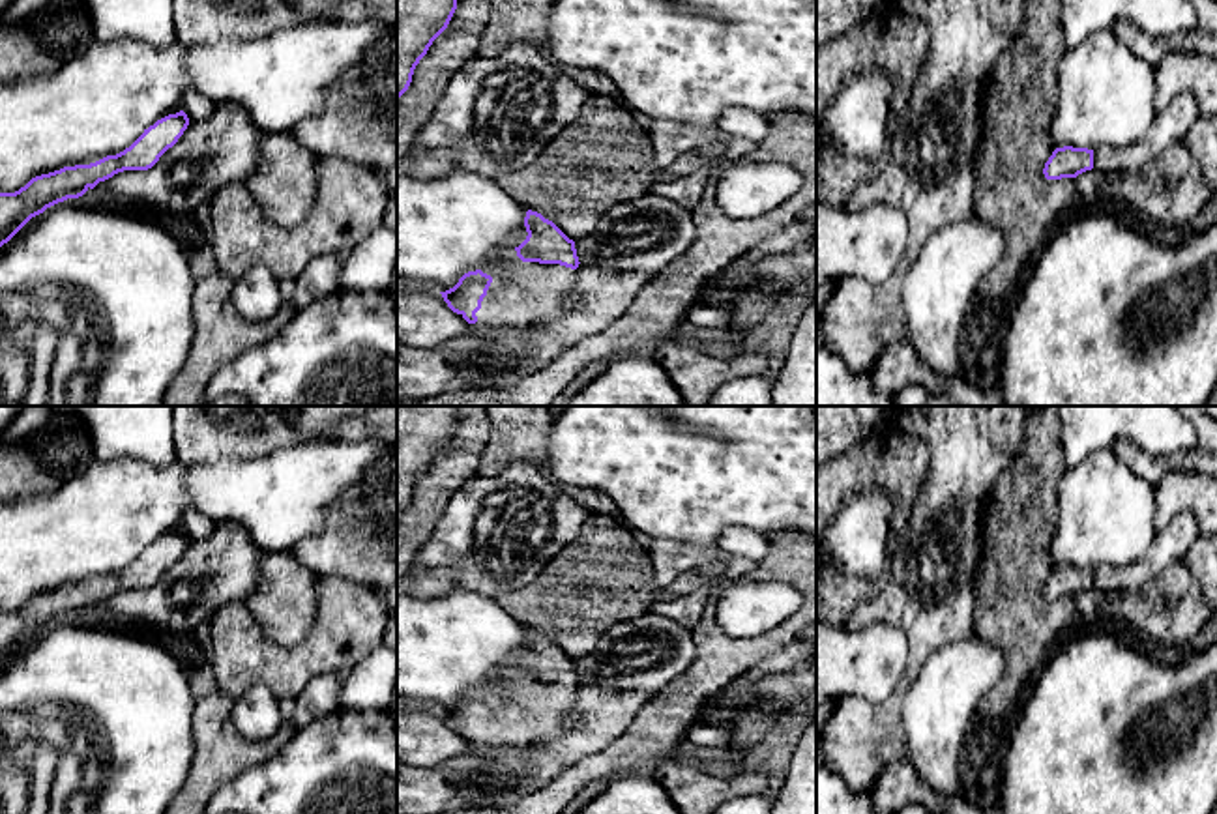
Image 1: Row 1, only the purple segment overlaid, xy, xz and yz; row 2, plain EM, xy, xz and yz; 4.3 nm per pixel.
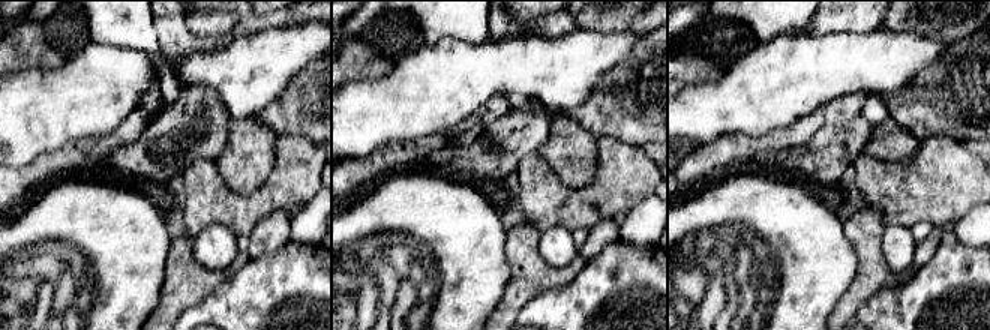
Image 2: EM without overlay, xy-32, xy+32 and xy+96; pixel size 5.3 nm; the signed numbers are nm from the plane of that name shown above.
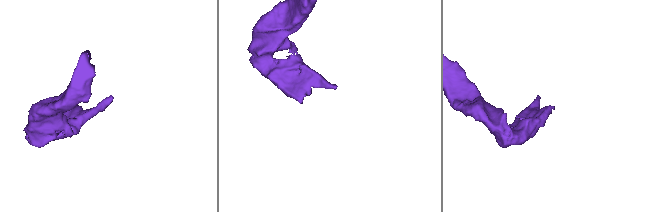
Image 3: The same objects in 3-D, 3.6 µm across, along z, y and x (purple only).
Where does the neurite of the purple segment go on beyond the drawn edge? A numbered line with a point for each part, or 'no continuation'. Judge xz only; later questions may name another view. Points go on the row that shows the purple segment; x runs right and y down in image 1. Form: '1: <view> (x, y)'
1: xz (536, 292)

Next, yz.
1: yz (1171, 124)

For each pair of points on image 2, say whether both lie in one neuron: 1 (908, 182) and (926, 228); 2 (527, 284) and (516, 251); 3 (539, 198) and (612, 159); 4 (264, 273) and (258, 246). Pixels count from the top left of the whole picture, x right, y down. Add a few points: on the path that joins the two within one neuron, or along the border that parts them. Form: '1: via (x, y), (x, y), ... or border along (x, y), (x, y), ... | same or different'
1: border along (936, 225), (918, 221), (909, 228) | different
2: via (527, 276), (524, 258) | same
3: via (560, 198), (587, 198), (605, 180) | same
4: border along (290, 240), (275, 251), (252, 258) | different

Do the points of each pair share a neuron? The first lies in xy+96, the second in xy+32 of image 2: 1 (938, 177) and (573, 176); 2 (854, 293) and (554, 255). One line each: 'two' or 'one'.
1: two
2: two

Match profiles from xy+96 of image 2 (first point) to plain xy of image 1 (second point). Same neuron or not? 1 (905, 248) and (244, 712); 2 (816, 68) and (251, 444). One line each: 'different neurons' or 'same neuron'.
1: same neuron
2: different neurons

